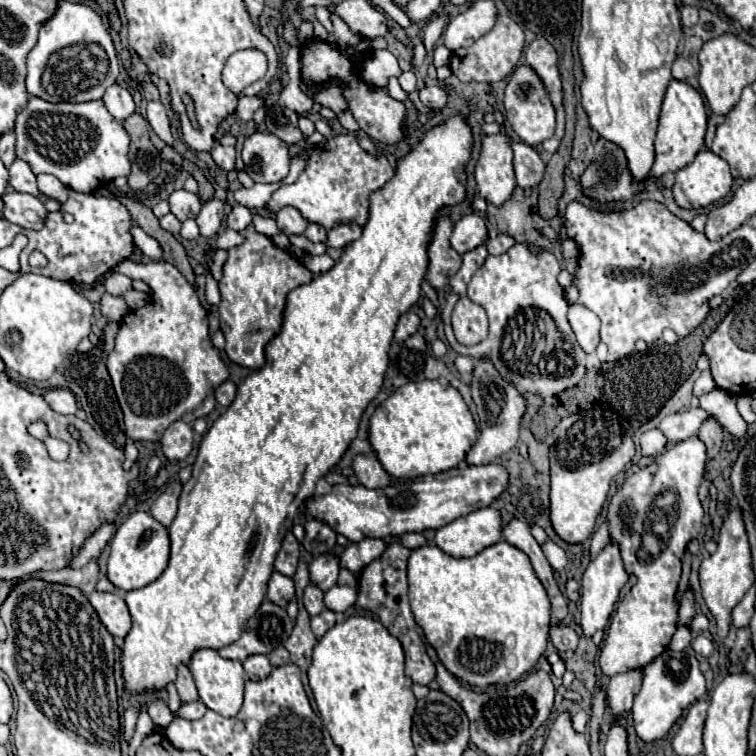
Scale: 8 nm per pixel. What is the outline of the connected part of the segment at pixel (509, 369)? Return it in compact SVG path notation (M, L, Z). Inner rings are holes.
M515 243L503 255L489 257L483 263L483 267L473 275L473 279L467 287L467 297L487 311L489 335L485 341L481 341L479 345L473 345L473 347L465 347L455 339L453 329L451 329L451 311L459 297L455 293L449 293L447 303L441 311L441 319L445 323L445 335L447 335L449 345L459 355L469 355L475 359L491 359L491 363L495 363L495 369L499 371L499 375L503 375L503 379L507 379L509 383L515 383L515 387L519 387L521 391L533 393L541 399L553 397L569 387L575 387L581 381L581 377L585 375L585 351L579 347L579 343L571 331L571 325L567 321L567 301L563 297L563 289L557 283L557 275L561 269L563 269L563 265L553 257L551 251L547 251L545 247L539 247L539 253L533 253L527 243ZM527 307L539 307L539 309L547 311L553 317L557 329L563 333L565 341L569 341L575 347L575 367L571 371L571 377L555 377L555 375L539 373L539 369L527 369L523 323L517 321L517 315L523 313L523 309L527 309Z

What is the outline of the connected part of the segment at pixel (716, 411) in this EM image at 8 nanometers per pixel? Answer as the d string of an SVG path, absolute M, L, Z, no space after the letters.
M713 389L705 395L701 395L699 405L705 411L709 411L711 415L715 415L719 419L719 423L731 431L733 437L743 437L747 433L747 423L743 421L743 417L739 415L739 411L735 407L735 397L727 395L727 391Z

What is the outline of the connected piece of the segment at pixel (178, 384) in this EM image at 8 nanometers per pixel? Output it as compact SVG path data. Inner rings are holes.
M139 225L131 227L131 237L133 243L143 251L143 255L151 257L153 261L135 263L131 259L125 259L123 263L119 263L119 271L131 279L141 279L143 283L147 283L153 289L153 297L147 301L145 307L129 311L129 315L125 315L125 319L121 321L121 329L115 339L115 349L107 359L107 369L125 415L127 437L133 441L159 441L163 431L173 421L181 419L193 425L195 419L207 417L215 409L213 391L229 377L229 373L219 355L219 349L215 349L209 341L208 314L193 287L187 283L187 279L183 279L177 267L173 267L167 261L159 261L163 257L159 243L153 237L145 235L145 231Z

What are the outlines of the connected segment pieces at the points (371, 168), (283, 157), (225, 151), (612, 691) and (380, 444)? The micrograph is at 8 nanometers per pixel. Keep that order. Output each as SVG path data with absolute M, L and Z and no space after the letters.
M335 135L323 145L315 145L307 155L307 167L291 185L281 185L273 191L265 209L271 213L283 207L295 207L309 223L317 223L327 231L339 223L367 223L369 193L383 187L393 177L393 167L383 153L371 155L363 151L355 135Z
M253 133L243 145L245 171L255 183L277 183L289 173L287 143L271 133Z
M215 145L211 149L211 157L215 161L217 167L225 169L225 171L233 171L235 169L235 147L223 147L223 145Z
M639 669L611 677L607 697L609 697L609 705L615 715L621 715L631 709L639 687L641 687L641 671Z
M429 379L399 387L369 419L369 443L383 469L397 479L415 479L457 467L475 439L477 425L459 391Z

